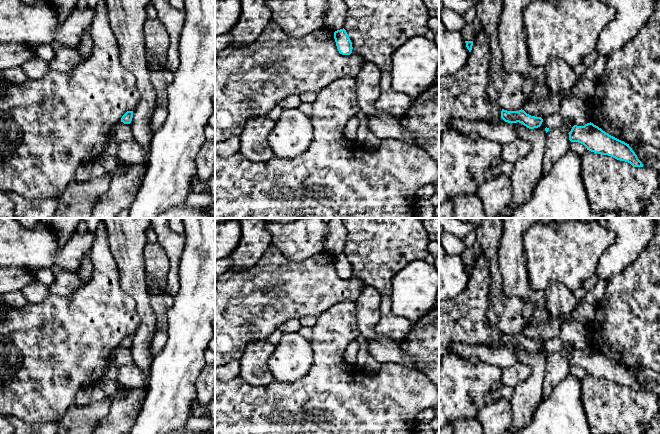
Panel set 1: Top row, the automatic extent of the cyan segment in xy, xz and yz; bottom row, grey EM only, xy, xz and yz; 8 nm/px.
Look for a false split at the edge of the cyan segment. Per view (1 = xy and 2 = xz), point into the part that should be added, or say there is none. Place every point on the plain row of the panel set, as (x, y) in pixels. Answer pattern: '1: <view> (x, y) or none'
1: none
2: none

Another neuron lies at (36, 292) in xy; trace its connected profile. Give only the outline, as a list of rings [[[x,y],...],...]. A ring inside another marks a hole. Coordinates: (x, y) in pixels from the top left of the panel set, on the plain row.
[[[35,279],[31,284],[23,287],[21,292],[30,304],[38,304],[50,296],[49,285]]]

